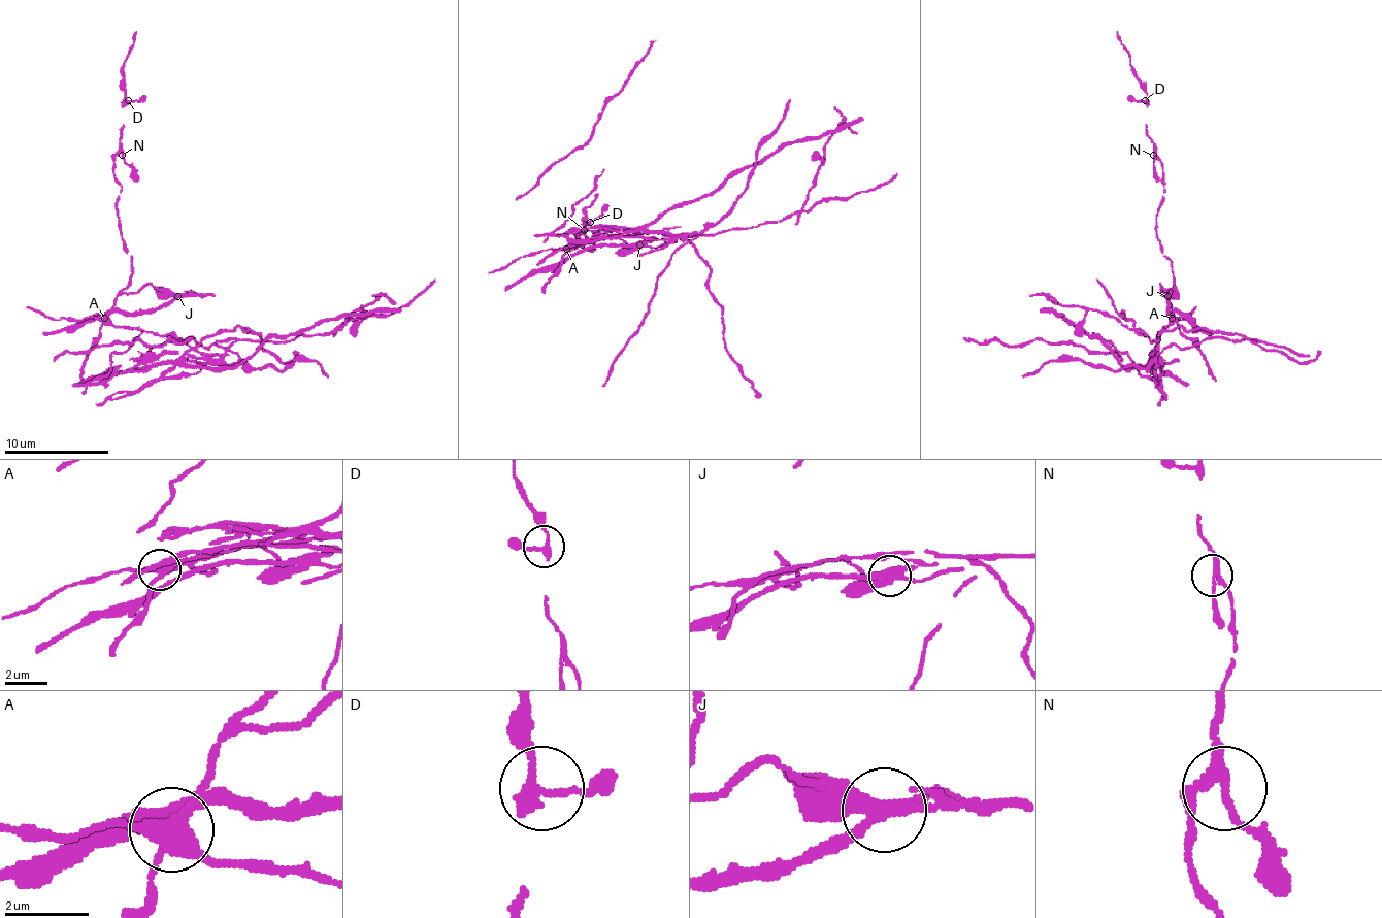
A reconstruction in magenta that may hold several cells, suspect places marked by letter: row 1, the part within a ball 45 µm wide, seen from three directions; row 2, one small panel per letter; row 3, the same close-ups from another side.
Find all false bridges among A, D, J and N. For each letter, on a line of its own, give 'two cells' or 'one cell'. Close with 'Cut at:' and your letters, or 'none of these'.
A: two cells
D: one cell
J: two cells
N: one cell
Cut at: A, J

